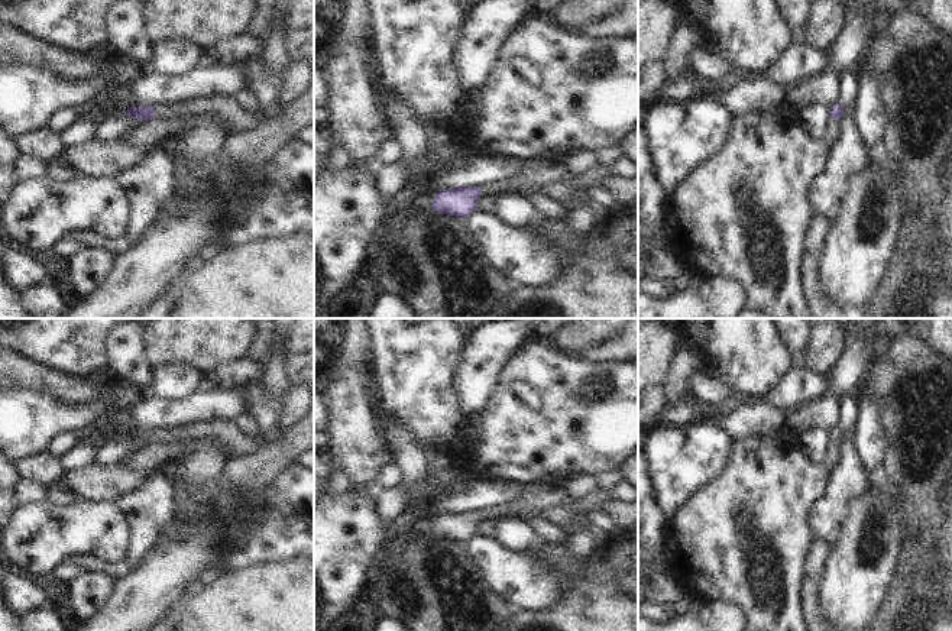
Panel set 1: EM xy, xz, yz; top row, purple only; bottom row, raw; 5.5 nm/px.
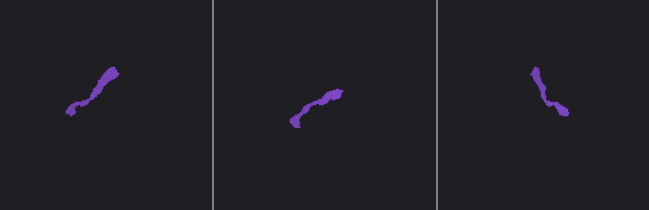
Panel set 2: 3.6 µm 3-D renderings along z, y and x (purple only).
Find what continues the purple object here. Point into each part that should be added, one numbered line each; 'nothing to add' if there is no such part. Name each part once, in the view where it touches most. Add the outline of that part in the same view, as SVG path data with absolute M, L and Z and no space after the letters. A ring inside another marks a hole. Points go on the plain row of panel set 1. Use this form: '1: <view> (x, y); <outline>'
1: xy (226, 432); M224 418L201 420L188 425L175 427L172 430L155 430L156 444L175 444L178 441L203 441L216 439L227 446L234 457L255 453L262 447L249 436L239 431L234 421Z

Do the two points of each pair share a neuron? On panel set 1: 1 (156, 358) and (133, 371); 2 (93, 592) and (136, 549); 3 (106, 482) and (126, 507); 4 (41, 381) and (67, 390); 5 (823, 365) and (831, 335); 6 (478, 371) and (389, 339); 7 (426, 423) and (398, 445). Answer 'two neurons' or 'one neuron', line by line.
1: two neurons
2: two neurons
3: two neurons
4: one neuron
5: one neuron
6: two neurons
7: two neurons

